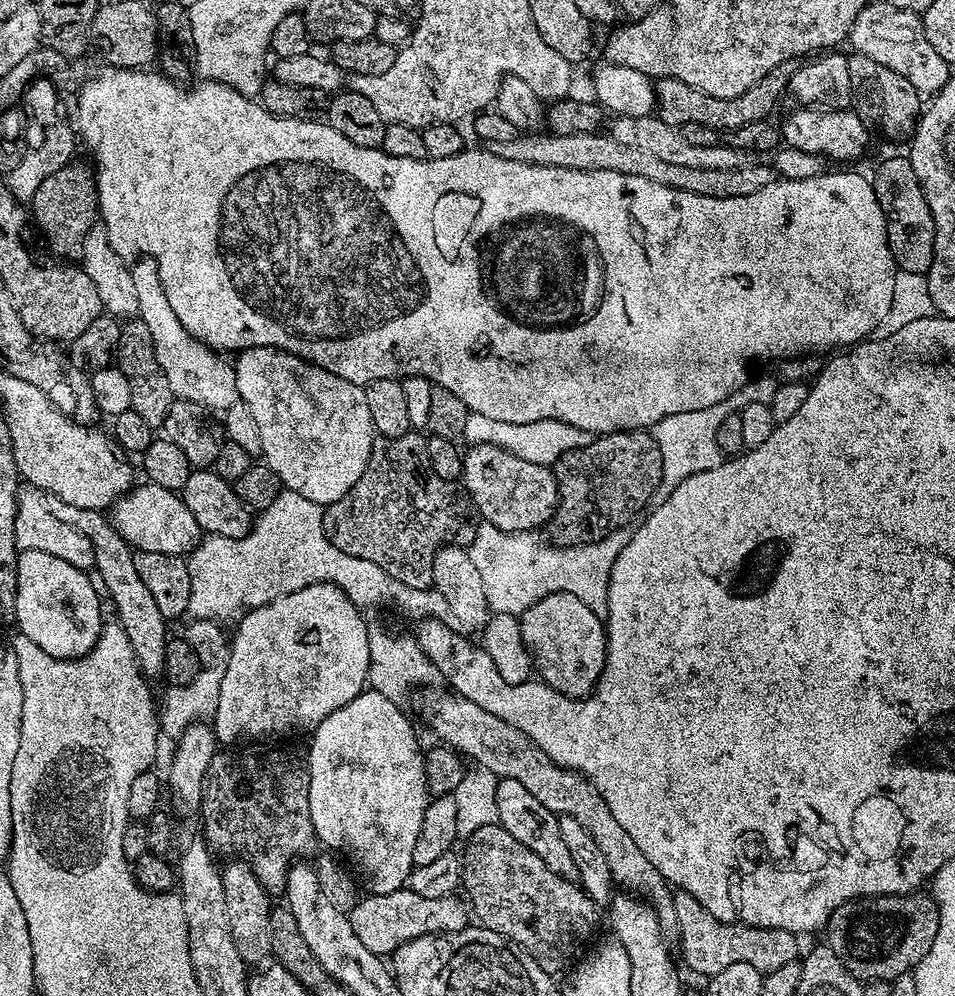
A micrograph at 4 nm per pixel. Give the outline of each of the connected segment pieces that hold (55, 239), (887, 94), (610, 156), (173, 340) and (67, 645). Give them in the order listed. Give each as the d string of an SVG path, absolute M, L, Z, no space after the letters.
M71 160L58 172L44 179L30 199L30 220L38 231L44 235L53 257L63 258L68 262L79 261L86 234L97 223L98 205L96 203L96 180L93 167Z
M855 54L848 56L848 65L850 66L850 108L858 114L858 118L870 130L881 132L884 136L889 136L892 140L900 140L911 137L915 132L918 123L918 117L922 111L921 93L914 90L914 86L910 86L910 82L906 82L906 78L902 78L902 74L894 74L894 70L881 66L879 62L874 62L874 58L866 58Z
M600 132L540 135L518 134L514 142L494 142L490 148L502 158L510 158L514 162L570 170L618 170L618 174L638 174L638 178L650 178L650 182L690 194L702 194L704 197L746 197L754 194L754 190L762 190L774 178L769 165L768 169L764 164L752 162L745 162L738 170L690 170L687 166L674 166L671 162L662 162L649 152L626 146L623 142L614 142L612 135Z
M140 258L131 265L134 287L138 293L138 318L150 330L154 344L154 354L166 382L170 382L173 397L199 404L205 410L223 410L237 400L236 370L231 363L223 360L207 344L201 344L189 336L187 330L178 322L170 302L162 290L156 264L151 258Z
M42 550L21 551L16 558L14 624L18 632L56 659L78 659L86 655L98 642L102 627L101 593L91 579L87 571L62 562L62 558L54 558L54 554L45 554Z

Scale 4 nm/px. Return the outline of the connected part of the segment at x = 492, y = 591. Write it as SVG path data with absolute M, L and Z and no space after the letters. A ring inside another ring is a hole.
M477 523L474 542L467 545L470 558L482 577L482 587L486 590L489 613L510 614L517 618L534 602L546 598L546 594L574 594L594 614L602 618L608 615L608 583L610 570L622 554L626 542L630 542L633 529L625 526L615 528L592 544L561 546L546 541L536 532L507 532L498 530L493 524Z

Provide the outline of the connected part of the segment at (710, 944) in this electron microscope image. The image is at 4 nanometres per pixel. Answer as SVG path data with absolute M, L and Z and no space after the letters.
M677 891L672 901L676 915L675 931L680 932L680 952L689 970L703 978L722 974L722 970L726 970L726 966L734 966L734 962L750 962L754 970L767 974L778 970L778 966L797 963L801 955L795 932L781 928L755 928L749 924L727 924L714 918L714 914L710 914L702 902L682 891Z

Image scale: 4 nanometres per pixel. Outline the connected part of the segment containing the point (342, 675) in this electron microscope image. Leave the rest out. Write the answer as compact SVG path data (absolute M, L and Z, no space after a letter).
M334 582L327 584L311 584L296 593L288 593L285 596L274 598L269 604L263 604L261 608L254 608L245 611L239 617L240 625L236 628L236 633L231 633L230 641L232 649L230 650L230 664L226 669L225 677L222 679L221 694L218 698L217 708L214 713L214 731L217 741L224 746L236 746L240 736L245 736L248 740L268 740L275 732L288 732L291 728L308 728L315 730L321 722L334 710L342 710L358 694L365 691L368 684L368 667L370 666L370 627L366 621L360 617L361 609L355 600L339 588Z

